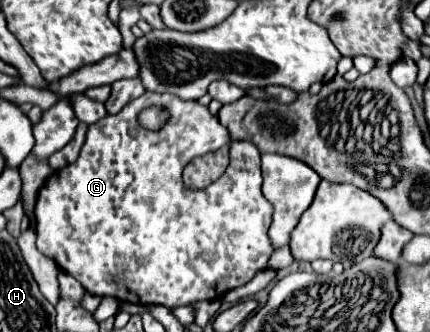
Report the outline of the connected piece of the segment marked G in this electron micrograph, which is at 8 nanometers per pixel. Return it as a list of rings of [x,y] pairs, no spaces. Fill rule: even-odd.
[[[145,92],[143,96],[135,98],[133,102],[129,102],[117,116],[105,116],[103,120],[95,122],[89,126],[89,132],[87,132],[87,140],[81,148],[81,154],[79,158],[53,172],[45,186],[39,190],[37,194],[37,204],[35,204],[35,234],[37,234],[37,250],[41,254],[45,254],[47,258],[55,260],[57,266],[71,274],[75,280],[81,282],[81,286],[91,292],[91,294],[97,294],[97,296],[113,296],[121,302],[133,302],[133,304],[163,304],[163,306],[187,306],[191,302],[201,302],[201,300],[219,300],[225,292],[237,288],[237,286],[243,286],[247,284],[257,272],[263,272],[263,270],[269,270],[269,264],[267,260],[271,258],[271,252],[275,252],[269,236],[267,236],[267,230],[271,226],[271,204],[263,198],[261,194],[261,152],[251,144],[251,142],[231,142],[229,144],[229,156],[231,156],[231,162],[225,170],[225,174],[213,182],[211,186],[203,188],[203,190],[191,190],[183,184],[183,168],[195,158],[195,156],[203,156],[207,152],[213,152],[213,150],[219,150],[219,146],[225,146],[229,142],[229,132],[225,126],[221,126],[221,122],[217,120],[217,116],[213,116],[207,106],[201,106],[197,100],[179,100],[177,96],[171,96],[171,94],[155,94],[155,92]],[[147,106],[165,106],[167,112],[169,112],[169,122],[165,124],[163,130],[159,132],[149,132],[149,130],[143,130],[137,122],[137,114],[147,108]]]

